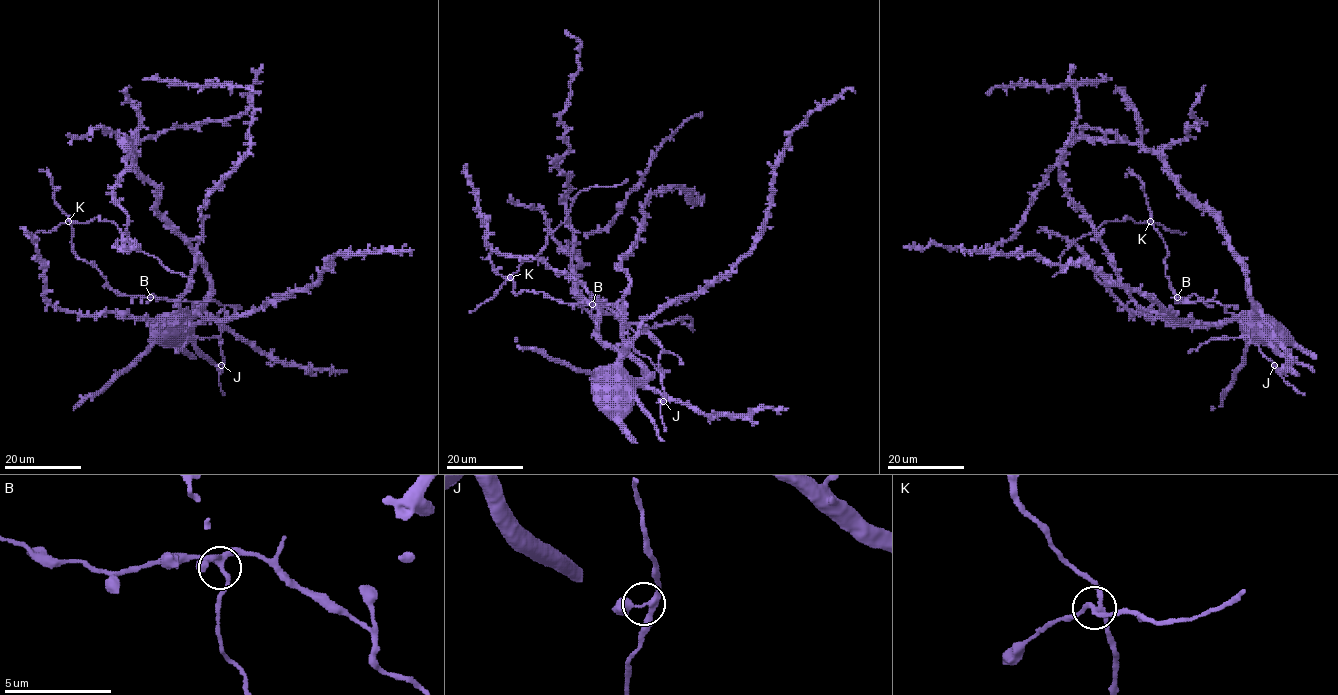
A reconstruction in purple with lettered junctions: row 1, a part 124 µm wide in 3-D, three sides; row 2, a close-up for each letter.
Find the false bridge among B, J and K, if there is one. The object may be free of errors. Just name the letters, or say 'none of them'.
K

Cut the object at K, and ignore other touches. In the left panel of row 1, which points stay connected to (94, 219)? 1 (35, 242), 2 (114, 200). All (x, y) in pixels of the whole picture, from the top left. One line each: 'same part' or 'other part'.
1: other part
2: other part

